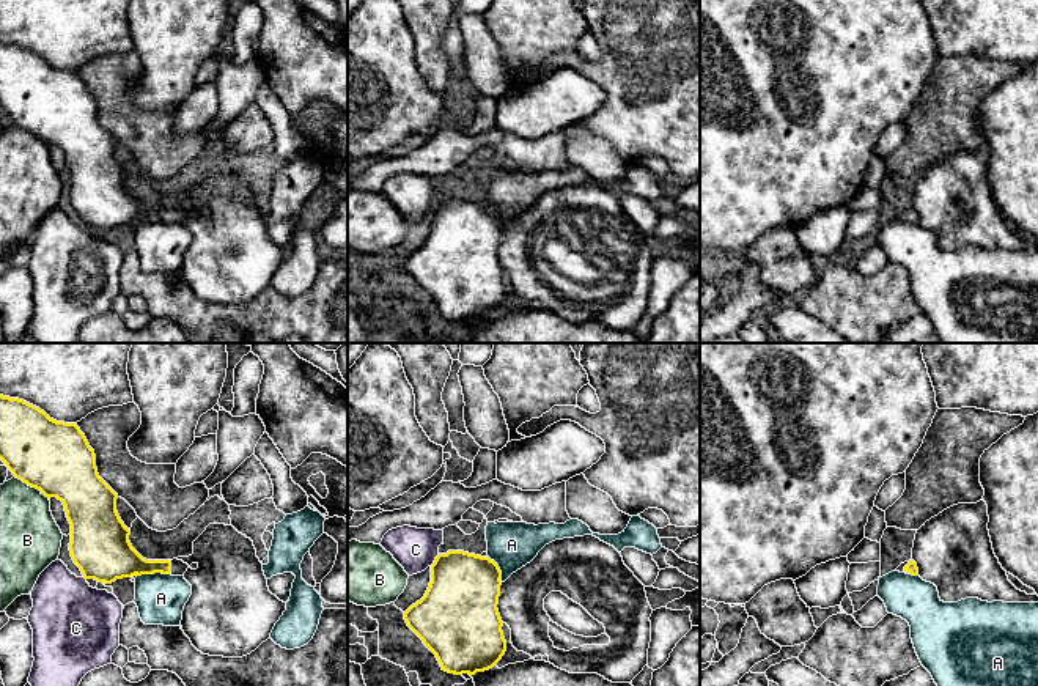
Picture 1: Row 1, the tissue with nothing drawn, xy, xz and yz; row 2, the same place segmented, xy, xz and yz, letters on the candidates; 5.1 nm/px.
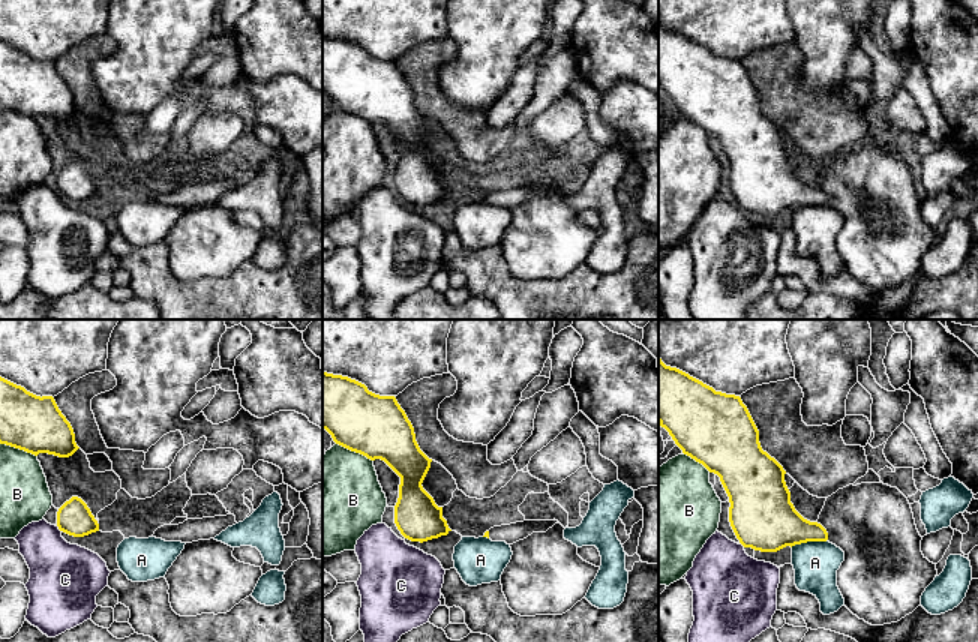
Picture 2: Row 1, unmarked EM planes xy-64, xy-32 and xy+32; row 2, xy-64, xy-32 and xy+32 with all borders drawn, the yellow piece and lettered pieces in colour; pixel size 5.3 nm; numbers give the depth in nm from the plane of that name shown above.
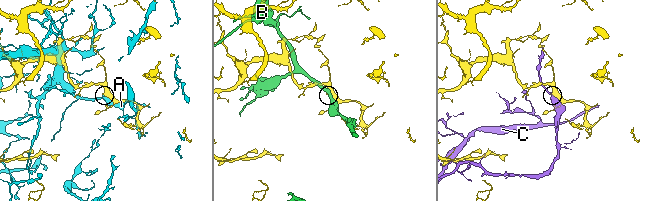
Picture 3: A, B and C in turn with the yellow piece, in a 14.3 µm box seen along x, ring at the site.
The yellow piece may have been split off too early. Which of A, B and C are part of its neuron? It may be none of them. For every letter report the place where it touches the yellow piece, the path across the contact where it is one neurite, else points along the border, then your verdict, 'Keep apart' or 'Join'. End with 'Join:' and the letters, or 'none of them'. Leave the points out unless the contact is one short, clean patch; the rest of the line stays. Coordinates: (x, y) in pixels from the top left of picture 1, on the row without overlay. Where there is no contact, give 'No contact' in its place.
A: Touches yellow at xy (153, 221). Keep apart
B: Touches yellow at xy (32, 134). Boundary: xy (14, 123), (49, 145). Keep apart
C: Touches yellow at xz (434, 208). Keep apart
Join: none of them

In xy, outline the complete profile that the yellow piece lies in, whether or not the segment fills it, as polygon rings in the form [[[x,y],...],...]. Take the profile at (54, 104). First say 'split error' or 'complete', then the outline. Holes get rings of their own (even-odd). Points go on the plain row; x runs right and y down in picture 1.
split error | [[[0,42],[0,107],[16,126],[63,149],[71,172],[71,205],[85,227],[112,231],[135,222],[187,219],[182,208],[146,208],[132,195],[131,178],[116,159],[118,142],[99,124],[94,98],[75,71],[57,69],[24,47]]]

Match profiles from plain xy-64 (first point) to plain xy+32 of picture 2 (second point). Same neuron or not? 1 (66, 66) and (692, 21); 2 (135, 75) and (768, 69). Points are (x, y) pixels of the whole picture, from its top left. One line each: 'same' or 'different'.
1: different
2: different

